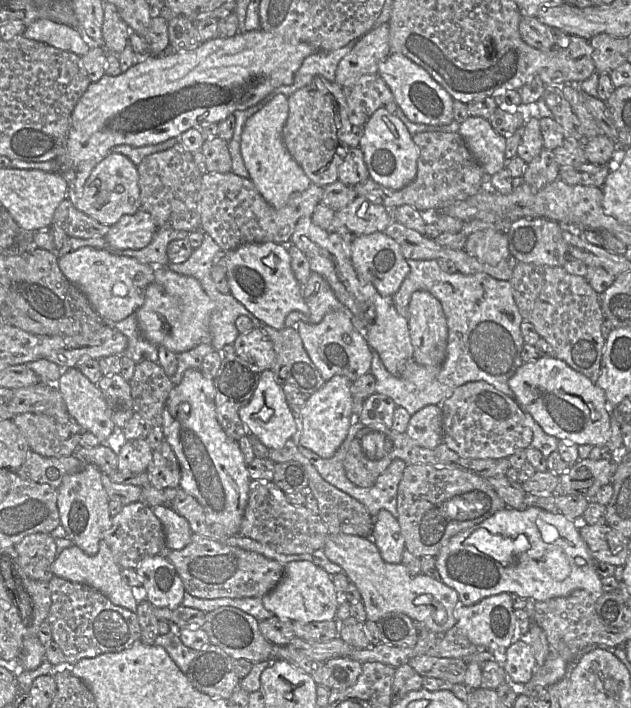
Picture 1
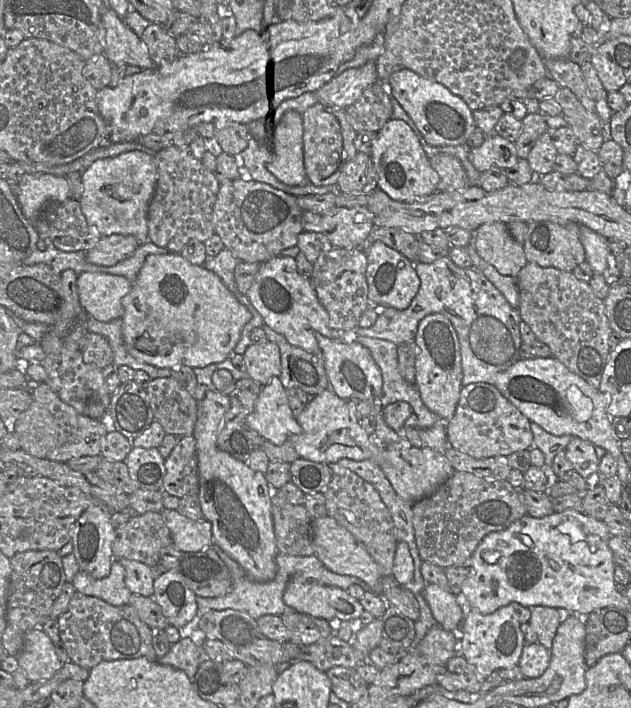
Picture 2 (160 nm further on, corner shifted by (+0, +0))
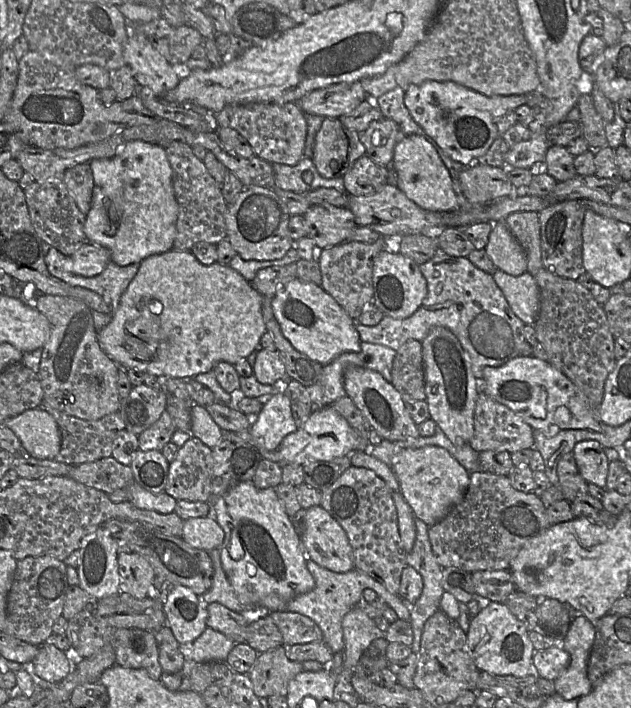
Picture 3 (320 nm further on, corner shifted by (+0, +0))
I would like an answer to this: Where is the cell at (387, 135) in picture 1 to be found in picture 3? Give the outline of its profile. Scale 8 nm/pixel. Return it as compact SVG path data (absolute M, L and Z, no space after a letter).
M405 135L395 146L391 167L396 172L397 187L426 211L457 212L468 203L436 149L422 136Z

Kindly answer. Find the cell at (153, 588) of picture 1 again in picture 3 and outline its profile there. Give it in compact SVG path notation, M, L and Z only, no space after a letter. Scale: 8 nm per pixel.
M168 585L162 606L166 625L180 644L193 643L207 628L207 605L189 587Z

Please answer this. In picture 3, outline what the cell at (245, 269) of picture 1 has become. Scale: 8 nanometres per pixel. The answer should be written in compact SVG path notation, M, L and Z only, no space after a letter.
M297 277L290 281L282 291L277 292L271 298L271 303L273 313L280 324L283 335L296 350L304 353L312 360L327 365L342 353L359 352L361 350L361 339L356 329L356 322L321 285L304 282Z

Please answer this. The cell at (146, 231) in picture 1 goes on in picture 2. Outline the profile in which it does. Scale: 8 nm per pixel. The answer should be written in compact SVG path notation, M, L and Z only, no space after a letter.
M131 235L103 236L92 249L86 251L86 259L98 266L113 266L132 255L139 245Z

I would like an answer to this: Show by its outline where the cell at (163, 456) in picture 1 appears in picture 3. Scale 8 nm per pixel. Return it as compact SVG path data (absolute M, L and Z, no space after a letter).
M193 436L169 466L165 492L176 500L208 502L212 492L213 448Z

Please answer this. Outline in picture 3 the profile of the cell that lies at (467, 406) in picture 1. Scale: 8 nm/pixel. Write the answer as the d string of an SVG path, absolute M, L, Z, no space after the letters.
M480 390L474 410L474 434L469 440L470 447L477 451L517 452L533 448L533 428L507 406L497 402Z

